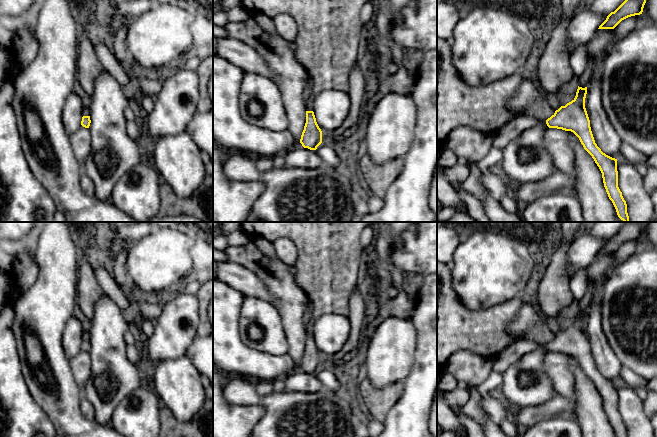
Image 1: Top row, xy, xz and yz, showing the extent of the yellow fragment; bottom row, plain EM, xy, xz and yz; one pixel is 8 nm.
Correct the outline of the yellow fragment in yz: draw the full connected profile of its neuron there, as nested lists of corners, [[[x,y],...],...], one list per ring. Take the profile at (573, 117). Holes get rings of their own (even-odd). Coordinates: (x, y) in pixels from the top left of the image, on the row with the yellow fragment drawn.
[[[578,86],[575,98],[556,110],[546,120],[546,124],[549,128],[571,131],[579,138],[584,149],[592,156],[602,173],[604,187],[618,217],[624,222],[629,222],[627,204],[618,187],[617,159],[603,153],[595,143],[585,108],[586,94],[587,87]]]

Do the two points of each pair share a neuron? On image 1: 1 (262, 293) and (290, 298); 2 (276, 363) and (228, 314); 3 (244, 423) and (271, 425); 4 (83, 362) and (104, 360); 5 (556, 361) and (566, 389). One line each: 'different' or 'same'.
1: different
2: same
3: different
4: different
5: same

